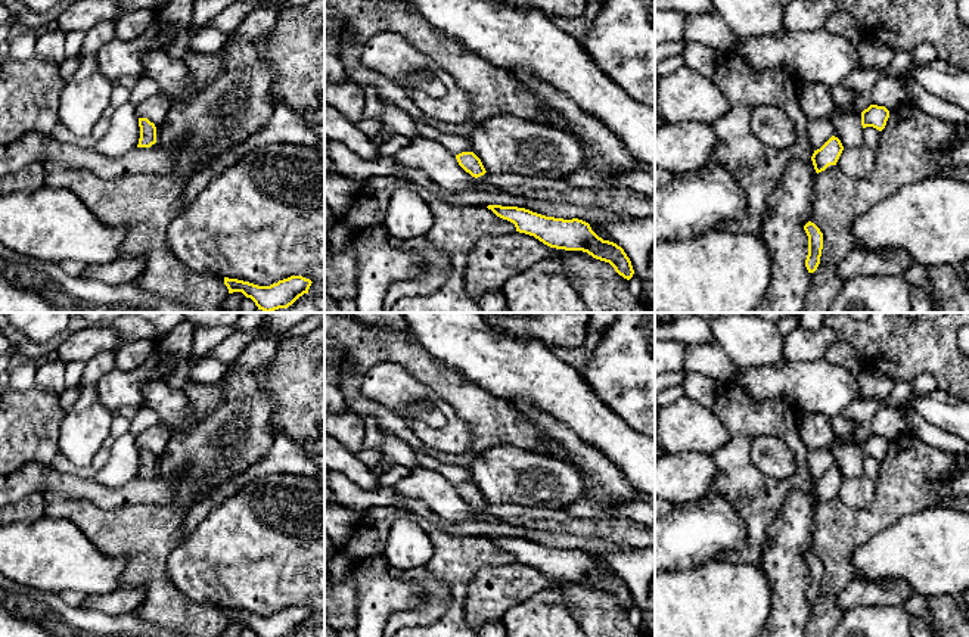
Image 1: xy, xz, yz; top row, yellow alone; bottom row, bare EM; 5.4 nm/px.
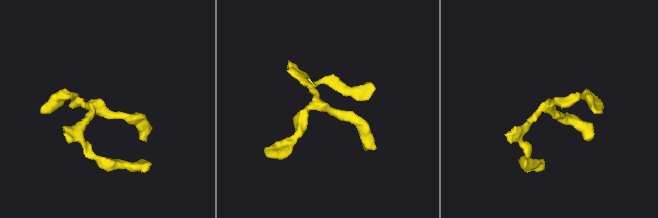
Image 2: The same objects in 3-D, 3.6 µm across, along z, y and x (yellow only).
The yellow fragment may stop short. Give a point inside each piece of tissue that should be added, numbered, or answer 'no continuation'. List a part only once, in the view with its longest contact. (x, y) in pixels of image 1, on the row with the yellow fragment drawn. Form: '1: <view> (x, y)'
no continuation

